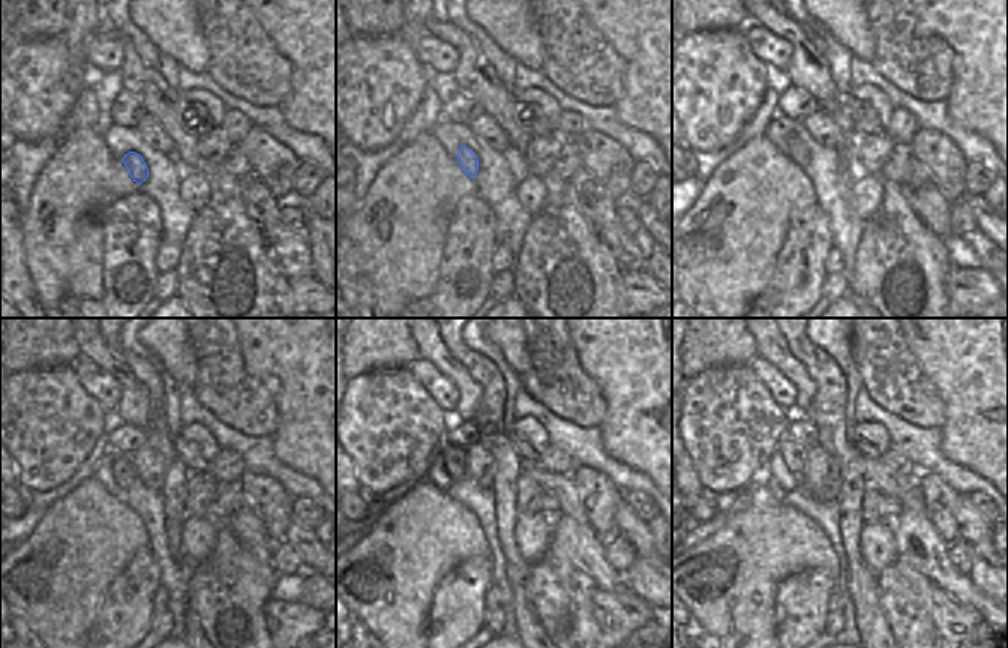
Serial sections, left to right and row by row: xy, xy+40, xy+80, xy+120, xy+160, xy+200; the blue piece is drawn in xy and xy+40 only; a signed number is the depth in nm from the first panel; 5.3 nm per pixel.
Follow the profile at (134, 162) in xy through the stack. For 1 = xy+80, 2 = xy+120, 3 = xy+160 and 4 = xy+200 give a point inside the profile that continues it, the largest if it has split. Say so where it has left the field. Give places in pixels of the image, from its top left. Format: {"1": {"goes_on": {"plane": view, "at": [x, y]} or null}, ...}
{"1": {"goes_on": {"plane": "xy+80", "at": [798, 153]}}, "2": {"goes_on": {"plane": "xy+120", "at": [122, 467]}}, "3": {"goes_on": {"plane": "xy+160", "at": [458, 458]}}, "4": {"goes_on": {"plane": "xy+200", "at": [794, 453]}}}

